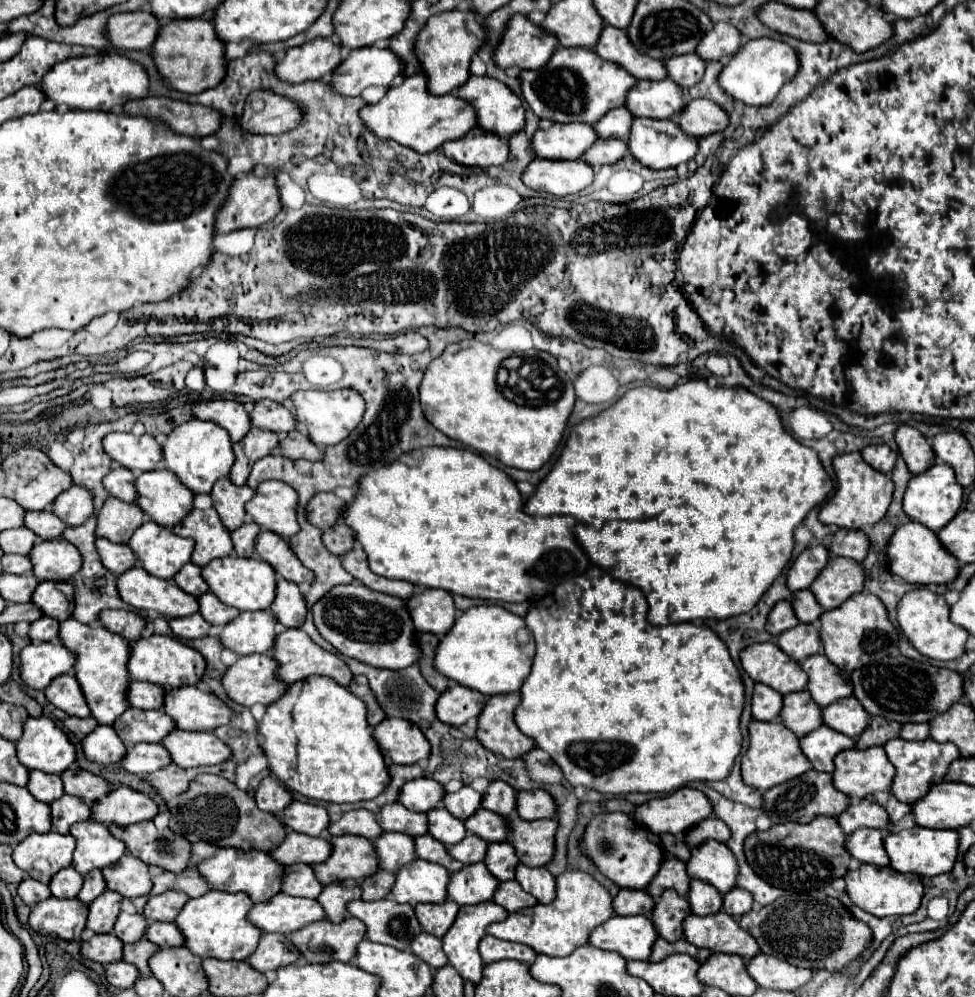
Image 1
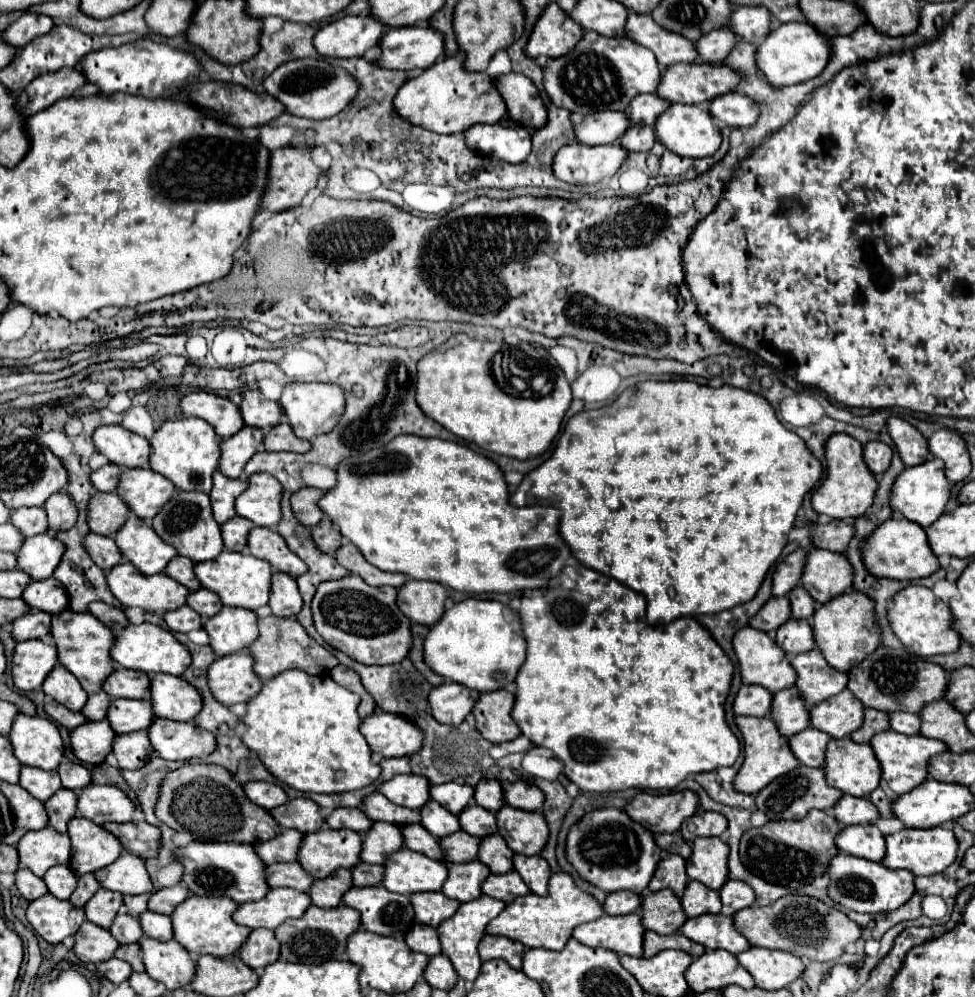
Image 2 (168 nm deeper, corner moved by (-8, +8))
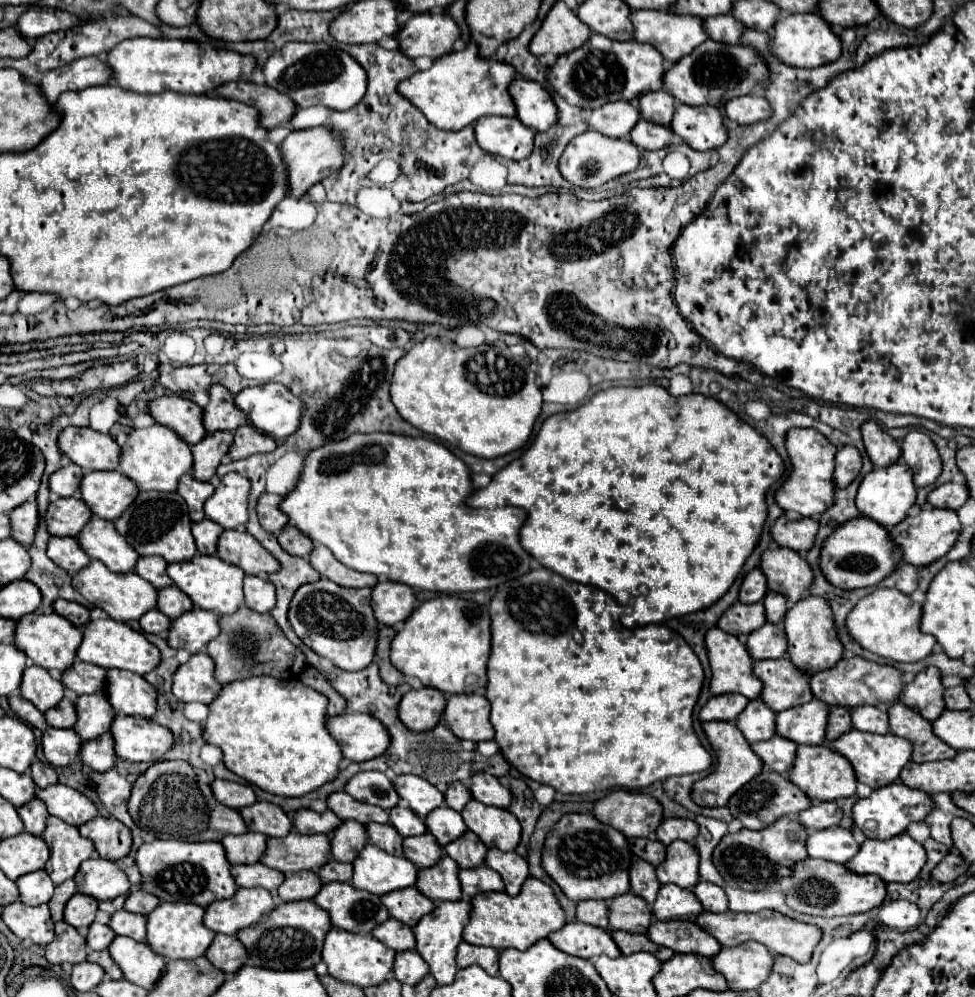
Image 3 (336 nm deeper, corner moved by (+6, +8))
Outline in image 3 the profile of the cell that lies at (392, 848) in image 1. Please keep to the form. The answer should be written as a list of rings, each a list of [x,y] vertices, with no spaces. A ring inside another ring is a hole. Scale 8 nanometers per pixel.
[[[343,821],[337,831],[333,831],[333,859],[343,863],[353,863],[353,859],[361,853],[361,849],[369,843],[367,827],[357,821]]]

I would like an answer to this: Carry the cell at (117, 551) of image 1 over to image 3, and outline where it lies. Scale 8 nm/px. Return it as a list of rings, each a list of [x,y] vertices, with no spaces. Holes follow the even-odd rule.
[[[51,537],[47,551],[59,567],[69,571],[69,575],[79,573],[83,567],[91,563],[91,557],[83,551],[75,537]]]

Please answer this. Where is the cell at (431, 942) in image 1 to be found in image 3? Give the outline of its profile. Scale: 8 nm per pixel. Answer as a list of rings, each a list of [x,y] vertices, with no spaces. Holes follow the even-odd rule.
[[[393,917],[387,919],[387,923],[383,923],[381,927],[377,927],[377,931],[373,931],[373,935],[395,951],[409,951],[409,949],[415,949],[415,945],[417,945],[413,929],[409,929],[409,925],[403,925],[401,921],[397,921]]]

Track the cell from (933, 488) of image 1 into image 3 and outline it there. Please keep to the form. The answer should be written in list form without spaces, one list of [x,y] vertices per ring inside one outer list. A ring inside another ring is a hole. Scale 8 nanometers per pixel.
[[[899,461],[891,467],[873,469],[871,473],[865,475],[857,493],[857,509],[861,511],[861,515],[875,519],[885,527],[901,523],[901,519],[907,517],[907,511],[915,505],[915,501],[917,501],[917,487],[913,483],[913,471],[911,467],[905,467],[905,461]]]

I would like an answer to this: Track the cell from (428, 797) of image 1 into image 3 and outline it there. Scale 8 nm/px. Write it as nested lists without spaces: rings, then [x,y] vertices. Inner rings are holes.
[[[365,771],[357,773],[349,779],[345,785],[345,791],[355,797],[357,801],[365,801],[383,809],[393,809],[399,803],[399,795],[393,787],[393,781],[387,777],[387,773],[381,771]]]

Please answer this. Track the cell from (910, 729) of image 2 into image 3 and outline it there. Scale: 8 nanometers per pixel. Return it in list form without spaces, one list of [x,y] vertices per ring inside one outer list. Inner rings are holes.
[[[875,705],[855,707],[855,709],[851,709],[851,715],[853,715],[853,725],[859,731],[889,733],[889,715]]]

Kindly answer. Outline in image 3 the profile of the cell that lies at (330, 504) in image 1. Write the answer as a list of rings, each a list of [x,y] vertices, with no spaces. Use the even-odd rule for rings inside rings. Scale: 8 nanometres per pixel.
[[[265,493],[265,495],[261,495],[261,499],[257,503],[257,513],[259,513],[259,521],[261,521],[263,529],[269,533],[275,533],[275,535],[281,533],[283,527],[289,523],[289,517],[283,515],[283,511],[279,509],[283,499],[285,499],[283,495]]]

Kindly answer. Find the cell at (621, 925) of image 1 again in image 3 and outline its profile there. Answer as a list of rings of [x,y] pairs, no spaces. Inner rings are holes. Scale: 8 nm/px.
[[[581,921],[567,923],[563,929],[549,935],[549,941],[565,953],[585,959],[595,959],[599,955],[609,955],[609,957],[621,955],[609,929],[591,927]]]

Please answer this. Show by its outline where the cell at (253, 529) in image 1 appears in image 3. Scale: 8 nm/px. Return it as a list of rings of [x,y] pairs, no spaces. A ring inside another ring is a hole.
[[[203,519],[201,523],[193,523],[193,537],[199,553],[203,555],[217,555],[217,541],[221,533],[223,533],[221,525],[211,523],[209,519]]]

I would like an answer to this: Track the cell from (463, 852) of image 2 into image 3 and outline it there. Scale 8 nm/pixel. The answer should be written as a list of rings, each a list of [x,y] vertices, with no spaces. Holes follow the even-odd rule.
[[[431,833],[409,837],[405,839],[405,857],[413,861],[419,869],[433,867],[443,857],[443,847],[437,839],[433,839]]]

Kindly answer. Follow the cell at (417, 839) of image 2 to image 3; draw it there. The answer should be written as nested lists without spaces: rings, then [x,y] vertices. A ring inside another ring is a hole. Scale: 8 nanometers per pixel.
[[[367,823],[369,841],[383,851],[391,855],[403,855],[403,837],[399,831],[393,829],[393,825],[381,825],[381,823]]]

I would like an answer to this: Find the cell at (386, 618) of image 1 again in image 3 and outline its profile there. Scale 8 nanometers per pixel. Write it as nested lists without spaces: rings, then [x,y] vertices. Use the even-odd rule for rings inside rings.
[[[329,579],[305,583],[291,601],[289,623],[295,633],[305,639],[305,645],[327,657],[335,667],[345,667],[345,671],[361,671],[361,667],[367,667],[375,657],[379,621],[371,609],[369,587],[349,589]]]

